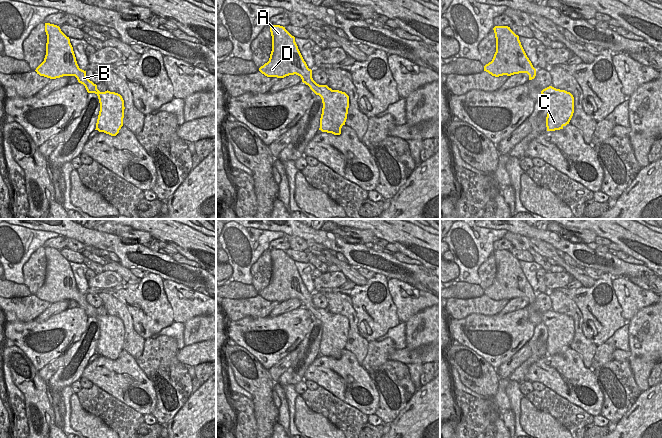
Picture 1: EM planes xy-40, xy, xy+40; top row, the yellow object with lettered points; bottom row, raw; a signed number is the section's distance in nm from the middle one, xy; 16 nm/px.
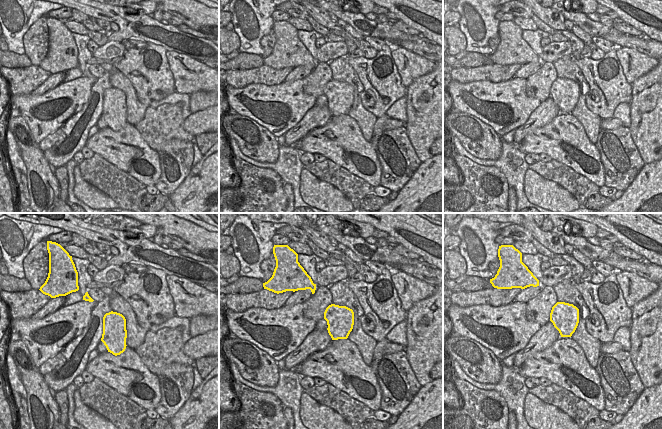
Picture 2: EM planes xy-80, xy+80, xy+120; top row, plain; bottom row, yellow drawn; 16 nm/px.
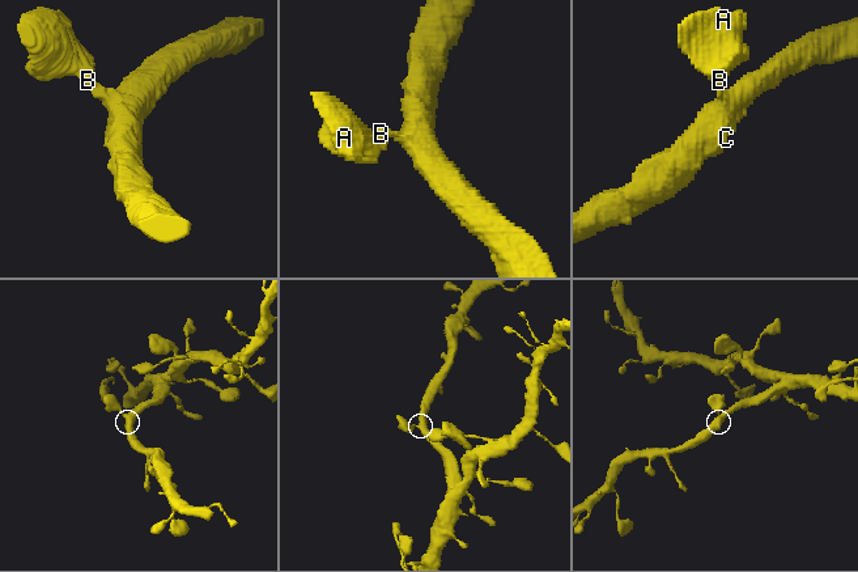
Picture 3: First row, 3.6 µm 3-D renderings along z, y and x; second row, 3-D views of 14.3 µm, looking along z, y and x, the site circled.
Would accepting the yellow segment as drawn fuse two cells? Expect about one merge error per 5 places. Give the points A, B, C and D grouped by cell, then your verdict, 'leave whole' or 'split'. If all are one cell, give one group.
A B C D | leave whole

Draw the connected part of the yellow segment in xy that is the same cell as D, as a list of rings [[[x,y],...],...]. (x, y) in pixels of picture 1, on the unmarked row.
[[[270,250],[272,260],[272,275],[269,285],[259,292],[259,295],[267,301],[284,302],[289,299],[298,299],[302,306],[319,319],[322,323],[323,332],[320,342],[322,356],[341,358],[341,352],[345,349],[349,320],[342,315],[332,314],[327,309],[319,309],[312,302],[312,294],[304,285],[295,261],[283,250]]]

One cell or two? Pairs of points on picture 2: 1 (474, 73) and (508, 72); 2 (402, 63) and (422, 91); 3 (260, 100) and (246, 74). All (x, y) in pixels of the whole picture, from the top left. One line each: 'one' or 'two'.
1: one
2: two
3: two

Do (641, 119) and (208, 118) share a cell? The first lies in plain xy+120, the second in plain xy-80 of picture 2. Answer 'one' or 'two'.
two

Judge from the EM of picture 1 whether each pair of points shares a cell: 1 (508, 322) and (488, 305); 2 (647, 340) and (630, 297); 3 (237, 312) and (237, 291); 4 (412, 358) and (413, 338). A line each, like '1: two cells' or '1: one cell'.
1: two cells
2: two cells
3: two cells
4: two cells

